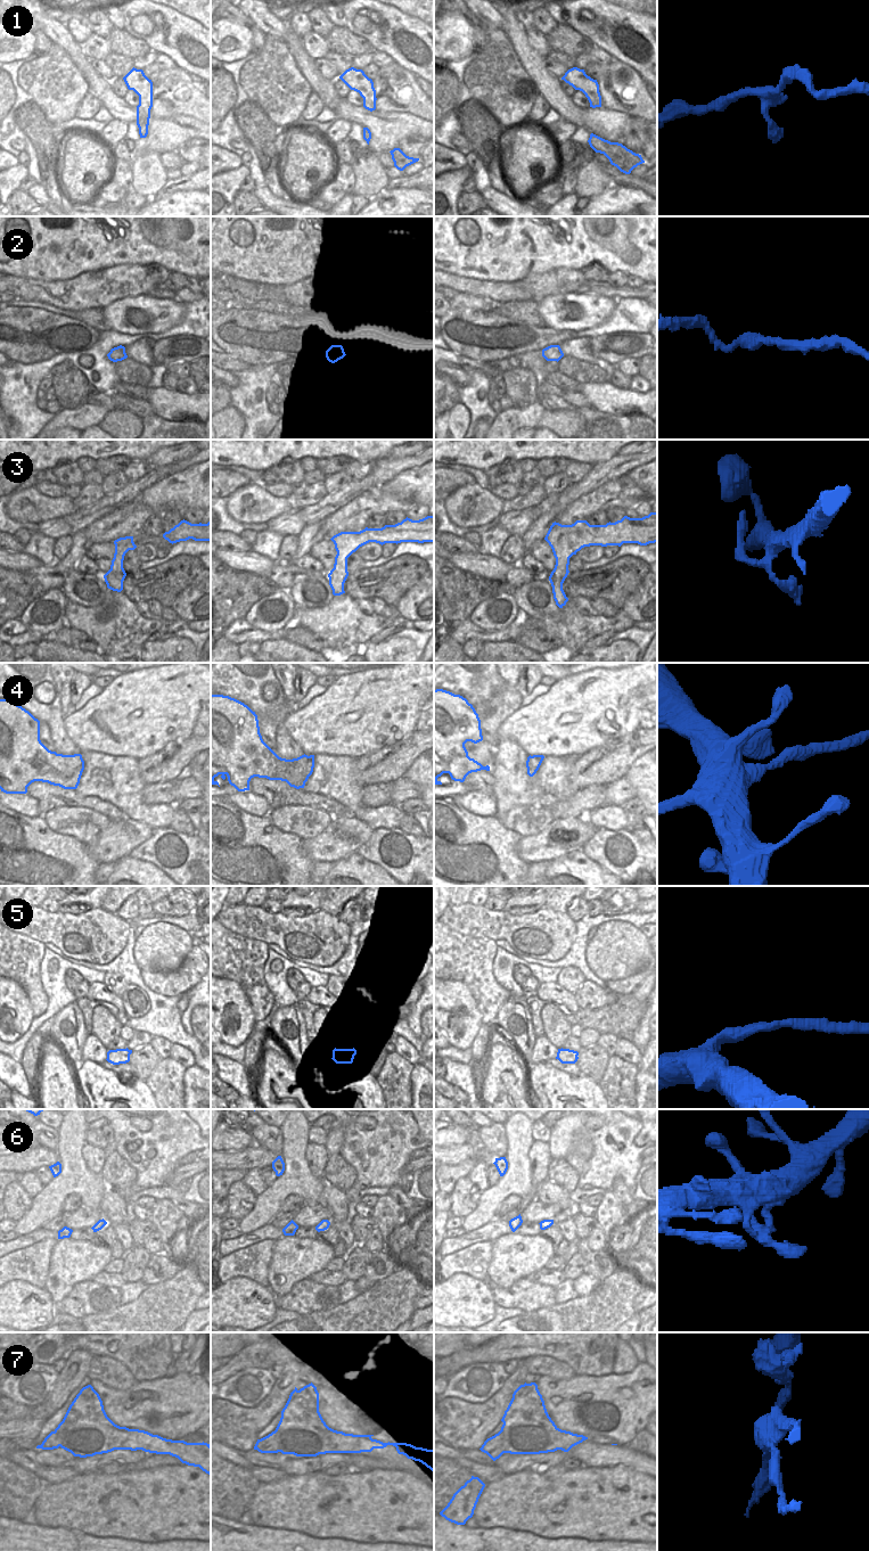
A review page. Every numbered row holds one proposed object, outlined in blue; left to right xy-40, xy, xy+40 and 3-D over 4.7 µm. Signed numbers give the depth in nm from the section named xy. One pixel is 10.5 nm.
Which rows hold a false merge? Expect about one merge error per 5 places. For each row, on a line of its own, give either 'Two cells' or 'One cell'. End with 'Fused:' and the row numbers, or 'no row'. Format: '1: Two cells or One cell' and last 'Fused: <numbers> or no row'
1: One cell
2: One cell
3: Two cells
4: Two cells
5: Two cells
6: One cell
7: Two cells
Fused: 3, 4, 5, 7.

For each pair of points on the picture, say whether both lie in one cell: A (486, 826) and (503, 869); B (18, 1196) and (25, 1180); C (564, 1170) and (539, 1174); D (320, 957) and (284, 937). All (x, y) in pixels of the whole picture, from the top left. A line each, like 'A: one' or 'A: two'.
A: one
B: two
C: two
D: one

